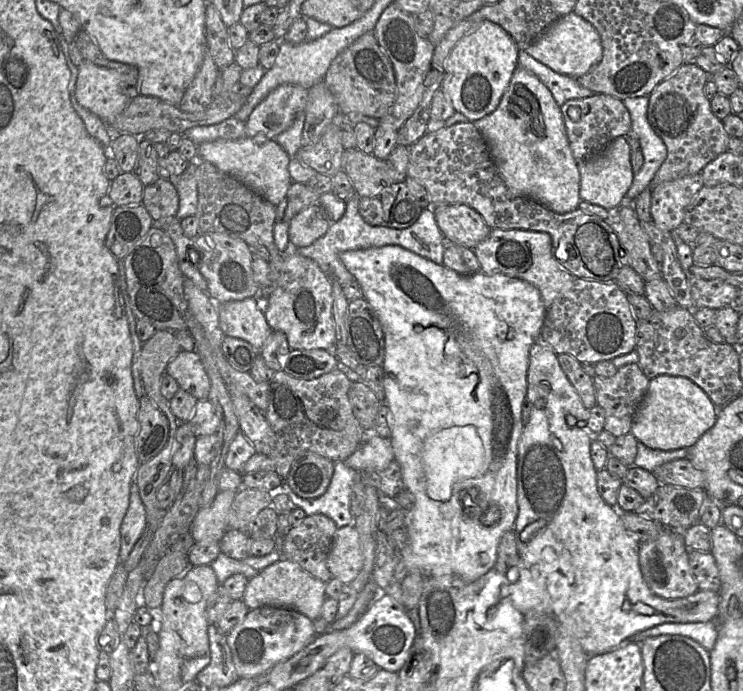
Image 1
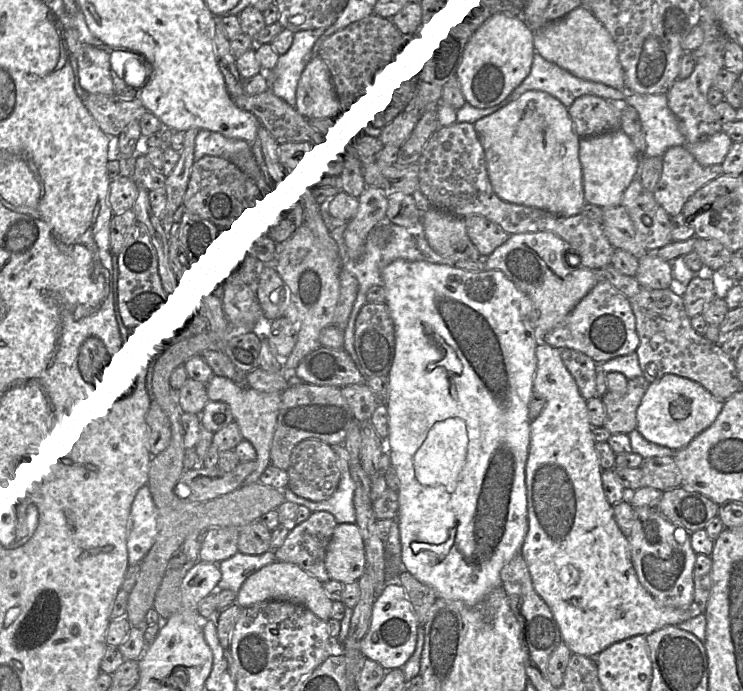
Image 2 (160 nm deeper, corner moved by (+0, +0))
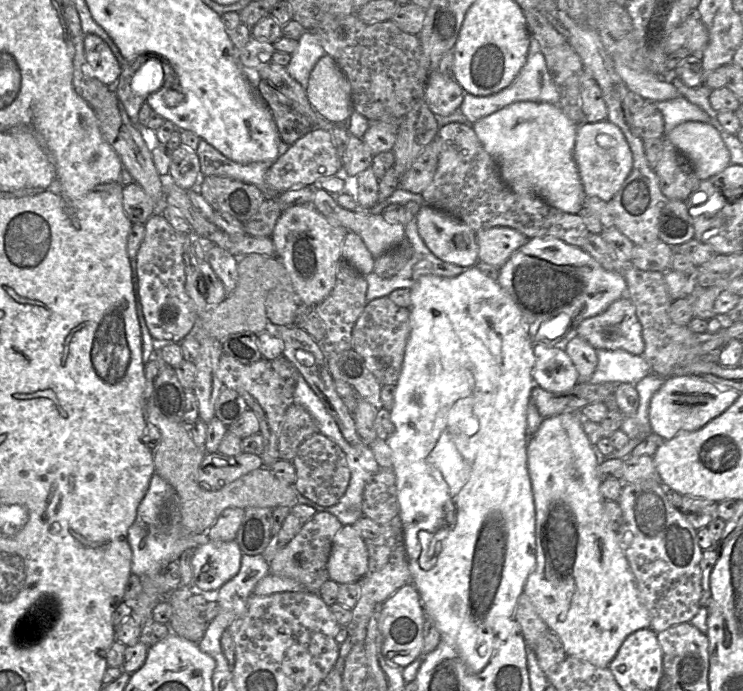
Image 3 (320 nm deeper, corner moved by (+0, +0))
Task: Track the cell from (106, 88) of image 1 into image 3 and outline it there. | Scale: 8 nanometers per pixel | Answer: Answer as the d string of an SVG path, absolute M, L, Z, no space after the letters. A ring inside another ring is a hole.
M96 34L84 37L84 50L89 73L108 87L118 81L122 68L108 44Z

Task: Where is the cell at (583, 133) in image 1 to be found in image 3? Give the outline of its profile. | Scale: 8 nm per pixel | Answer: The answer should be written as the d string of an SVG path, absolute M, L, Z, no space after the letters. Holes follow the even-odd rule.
M585 70L580 78L580 97L587 123L608 120L608 110L601 89L591 74Z

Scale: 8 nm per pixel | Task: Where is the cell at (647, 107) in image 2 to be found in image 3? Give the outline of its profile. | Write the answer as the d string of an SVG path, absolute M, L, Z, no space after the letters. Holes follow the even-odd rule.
M682 96L654 103L663 116L664 135L684 122L710 123L711 120L710 116L702 108L690 103Z

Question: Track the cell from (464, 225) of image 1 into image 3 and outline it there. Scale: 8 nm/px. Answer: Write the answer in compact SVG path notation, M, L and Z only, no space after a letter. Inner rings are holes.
M503 226L491 227L476 233L480 261L501 268L510 256L528 242L521 232Z

